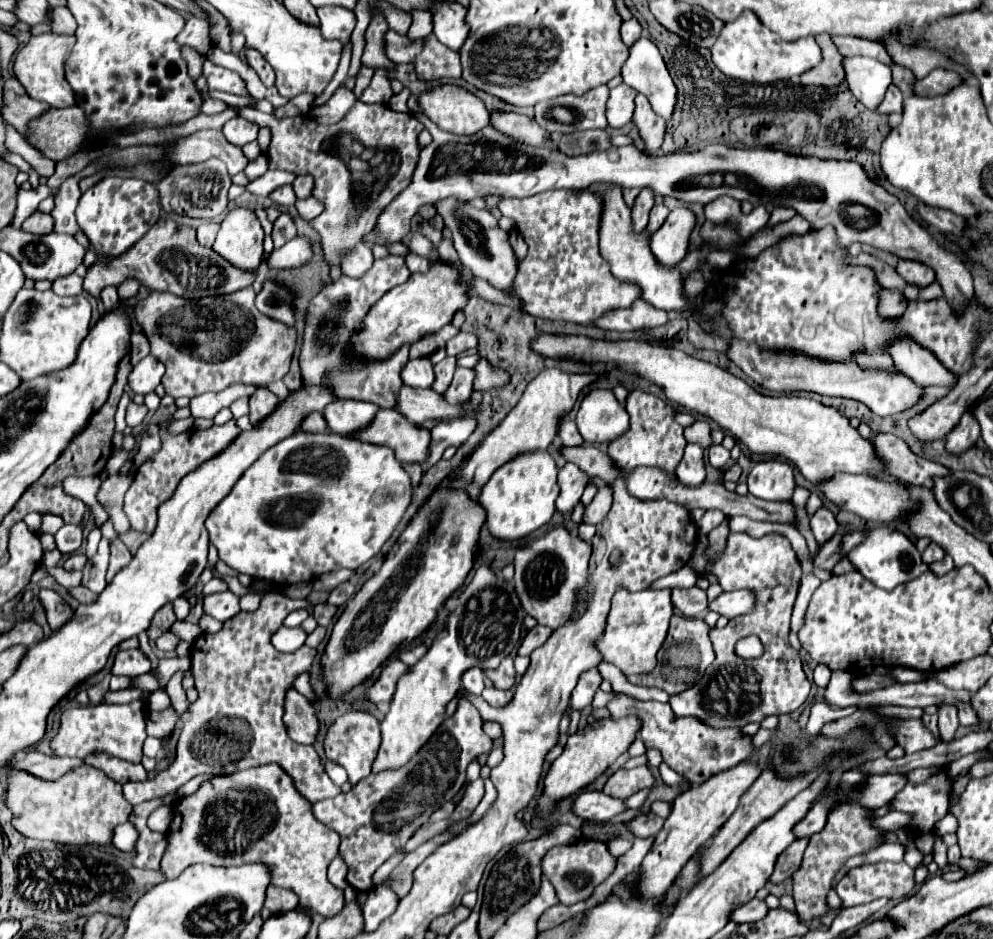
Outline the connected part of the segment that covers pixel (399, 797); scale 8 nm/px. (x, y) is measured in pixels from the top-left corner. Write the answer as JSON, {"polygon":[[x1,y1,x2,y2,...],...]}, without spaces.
{"polygon":[[460,700,454,716,442,722,442,726,436,730,436,734,424,744,424,748,406,766,402,766,398,770,384,770,380,774,370,774,368,778,354,784,350,792,346,792,346,794,342,792,336,798,316,802,314,816,328,828,336,830,342,838,340,854,344,856,344,860,348,864,348,876,346,876,348,884,358,892,368,892,372,888,372,874,396,850,400,850,420,826,424,826,430,820,434,810,438,810,444,802,456,798,456,794,460,792,460,788,466,782,466,766,470,764,470,760,480,756,482,752,490,752,490,750,492,750,492,740,482,732,480,712,476,710,476,706,472,706,472,702]]}

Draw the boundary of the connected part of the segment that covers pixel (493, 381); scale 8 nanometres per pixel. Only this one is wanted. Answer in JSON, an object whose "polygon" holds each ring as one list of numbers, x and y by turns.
{"polygon":[[482,358,476,364,476,380,474,390,490,390,490,388,502,388,510,382,510,374,504,368,494,366,490,360]]}

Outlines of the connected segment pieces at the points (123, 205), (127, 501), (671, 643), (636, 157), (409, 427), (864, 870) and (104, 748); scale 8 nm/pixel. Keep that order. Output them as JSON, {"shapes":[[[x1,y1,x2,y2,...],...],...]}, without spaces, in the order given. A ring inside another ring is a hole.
{"shapes":[[[104,178,82,194,80,204,76,208,76,218,82,232,94,244,96,254,120,256,158,222,160,218,158,212,160,212,160,202,154,184,138,178,128,178,128,182,116,182,112,178]],[[234,418,226,424,222,424,222,426,212,426,208,430,190,430,190,432,182,432,178,436,168,436,166,426,168,424,160,424,160,436,162,436,160,452,154,454,148,462,144,462,136,470,134,482,132,482,132,486,130,486,130,490,126,492,126,498,124,498,124,512,130,520,132,530,146,532,146,534,154,532,156,510,166,498,170,498,174,494,178,482,188,472,192,472,196,466,200,466,204,460,212,458,216,452,222,452,226,448,226,444,230,444,240,434,240,428,236,426]],[[678,612,672,616,670,622,670,630,668,630,668,638,664,642,664,646,658,652,658,666,648,672,648,674,640,674,640,676,628,676,628,680,636,686,656,686,660,690,666,690,668,694,680,694,688,688,692,688,700,678,702,678,702,670,700,670,700,662,702,656,706,658,706,666,712,664,712,660,716,658,714,650,712,650,712,642,708,638,710,634,710,626,704,620,698,618,684,618]],[[486,126,484,130,470,134,470,136,458,136,450,134,444,130,430,130,432,134,432,144,420,150,420,160,414,170,412,182,406,190,402,190,392,204,378,216,376,228,366,236,368,242,388,246,392,242,400,242,408,232,410,232,410,220,414,214,418,214,418,208,424,204,436,204,440,198,456,196,460,200,472,200,476,196,488,196,488,194,502,194,502,196,532,196,538,192,546,190,556,190,556,188,568,188,568,190,578,190,586,188,592,182,614,182,620,184,622,188,652,188,654,192,662,196,672,196,680,202,700,202,706,204,718,196,732,196,736,200,750,200,754,206,758,204,784,204,792,206,798,214,802,214,808,222,810,228,824,228,826,224,832,224,836,228,838,240,844,248,848,248,852,242,862,242,870,244,882,250,888,250,900,258,908,260,918,260,936,270,936,278,942,284,944,296,948,298,950,304,956,308,962,308,974,294,972,286,972,276,968,268,950,252,942,248,938,240,934,240,918,222,914,222,900,200,886,192,880,184,876,184,866,170,858,162,848,162,848,160,822,160,814,156,798,156,790,154,784,150,774,150,774,148,730,148,726,144,708,144,704,150,698,152,672,152,664,156,650,156,636,146,612,146,606,152,592,152,592,154,582,154,582,156,566,156,562,152,550,152,546,148,532,148,524,146,498,130,492,130,492,126],[520,158,526,158,524,166,520,166]],[[380,410,374,422,356,434,358,440,388,446,404,464,426,462,430,450,430,430,416,426,400,410]],[[876,862,852,868,838,884,836,892,842,898,844,908,872,902,886,896,890,900,904,898,914,890,914,868,906,862]],[[142,700,130,704,92,704,76,706,62,712,62,724,54,740,50,742,56,756,86,758,92,752,104,752,128,762,142,760,142,744,146,740,146,712,148,706]]]}

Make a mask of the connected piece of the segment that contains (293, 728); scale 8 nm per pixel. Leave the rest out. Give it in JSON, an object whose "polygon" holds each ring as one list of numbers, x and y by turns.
{"polygon":[[294,688,286,694,284,724,288,736,298,744,312,744,318,734,318,718,310,700,296,692]]}

